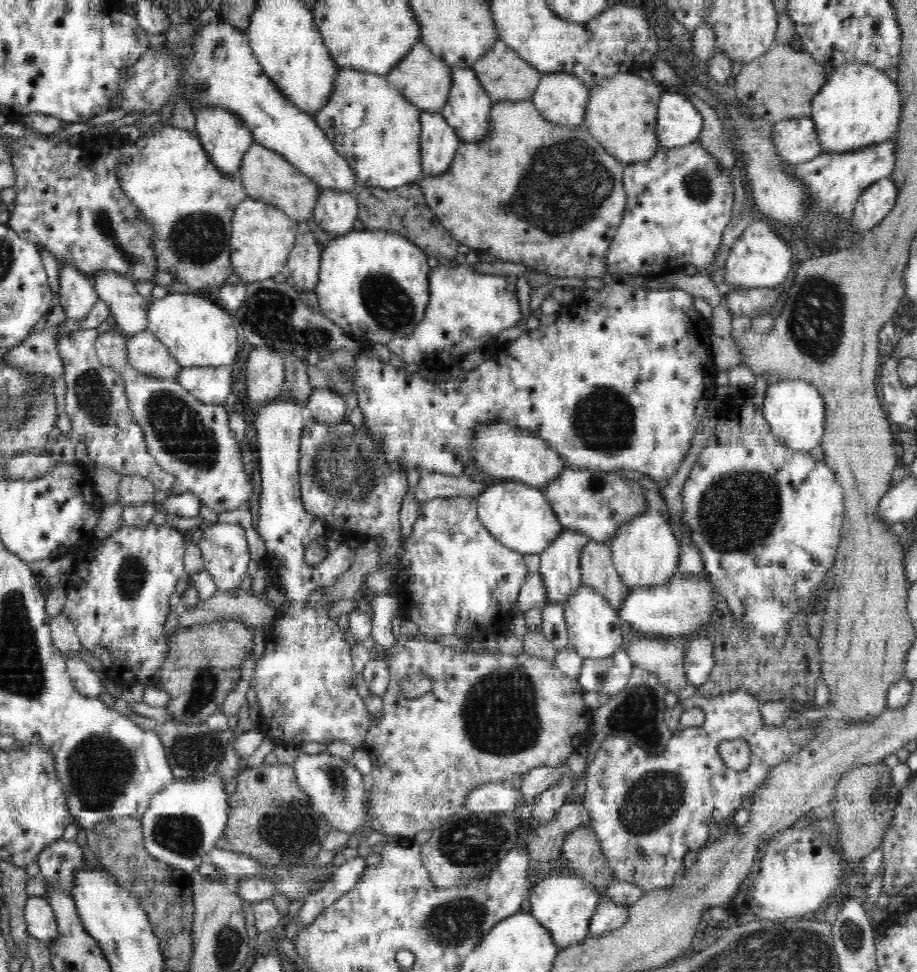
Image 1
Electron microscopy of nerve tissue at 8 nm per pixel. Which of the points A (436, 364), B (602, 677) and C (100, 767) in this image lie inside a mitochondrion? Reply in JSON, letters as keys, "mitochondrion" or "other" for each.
{"A":"other","B":"mitochondrion","C":"mitochondrion"}

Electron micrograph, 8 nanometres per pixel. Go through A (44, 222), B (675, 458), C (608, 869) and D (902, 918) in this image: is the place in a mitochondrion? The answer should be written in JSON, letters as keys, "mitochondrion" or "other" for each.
{"A":"other","B":"other","C":"other","D":"other"}

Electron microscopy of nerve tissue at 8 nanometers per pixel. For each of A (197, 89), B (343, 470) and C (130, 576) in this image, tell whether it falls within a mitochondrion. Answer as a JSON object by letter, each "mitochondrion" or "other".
{"A":"mitochondrion","B":"mitochondrion","C":"mitochondrion"}

